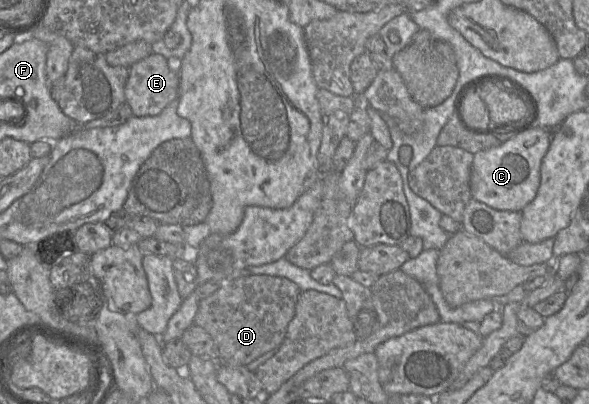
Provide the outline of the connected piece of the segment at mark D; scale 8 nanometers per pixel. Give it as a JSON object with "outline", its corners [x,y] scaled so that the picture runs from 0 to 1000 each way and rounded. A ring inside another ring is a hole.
{"outline":[[[421,681],[394,688],[362,728],[340,743],[329,802],[358,829],[375,899],[418,906],[475,856],[511,720],[503,700],[484,686]]]}

